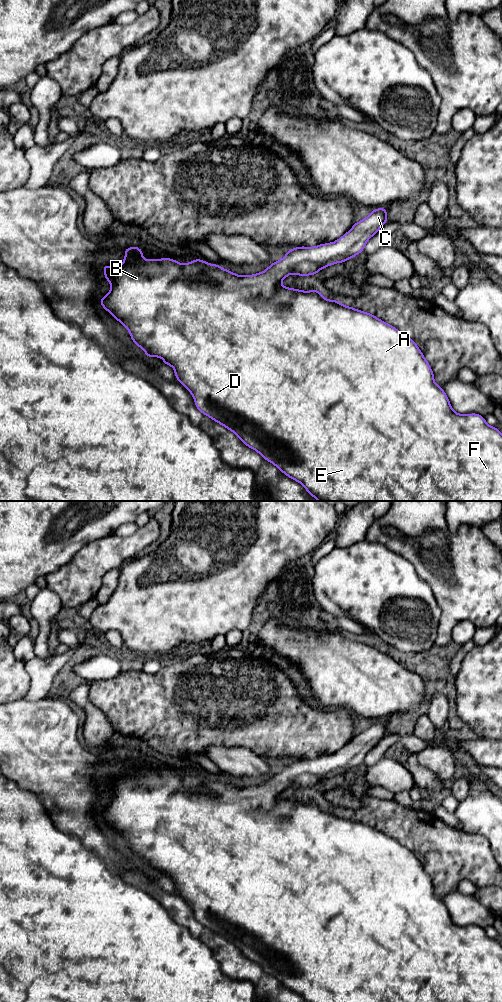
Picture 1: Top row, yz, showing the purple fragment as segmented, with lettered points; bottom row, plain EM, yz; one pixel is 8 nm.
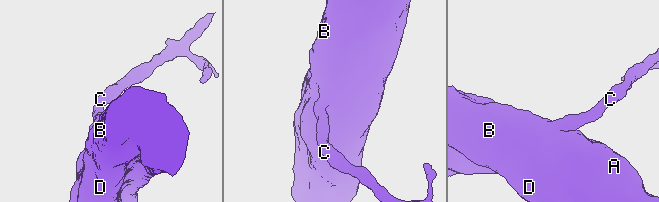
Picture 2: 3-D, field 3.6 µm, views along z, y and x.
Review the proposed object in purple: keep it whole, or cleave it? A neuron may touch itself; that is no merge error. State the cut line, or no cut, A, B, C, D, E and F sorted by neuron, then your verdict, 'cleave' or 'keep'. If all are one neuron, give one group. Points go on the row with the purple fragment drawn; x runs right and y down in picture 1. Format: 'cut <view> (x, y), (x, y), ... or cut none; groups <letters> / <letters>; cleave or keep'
cut none; groups A B C D E F; keep

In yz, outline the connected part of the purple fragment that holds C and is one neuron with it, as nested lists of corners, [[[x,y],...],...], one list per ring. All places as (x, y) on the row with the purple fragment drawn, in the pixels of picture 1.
[[[376,208],[366,218],[362,219],[360,222],[355,222],[353,227],[335,242],[320,244],[315,247],[301,246],[289,249],[281,260],[271,263],[263,272],[247,276],[236,275],[234,272],[223,269],[220,265],[210,264],[199,258],[185,264],[180,264],[178,261],[166,257],[156,260],[144,260],[142,258],[144,251],[139,247],[125,247],[125,257],[122,265],[116,267],[103,265],[103,273],[105,279],[111,285],[111,290],[106,296],[98,300],[98,302],[107,312],[111,313],[117,321],[123,324],[129,331],[132,341],[136,346],[141,347],[143,352],[145,352],[150,359],[153,357],[160,357],[163,359],[164,365],[173,367],[175,378],[192,394],[195,406],[201,413],[232,431],[246,446],[257,451],[266,461],[274,464],[286,476],[302,484],[308,494],[318,501],[502,501],[502,433],[497,427],[488,425],[485,421],[485,417],[477,413],[457,414],[452,409],[446,393],[442,387],[438,386],[434,381],[434,373],[432,372],[430,364],[423,356],[423,353],[417,344],[408,335],[401,333],[392,325],[385,323],[370,313],[357,310],[354,307],[347,307],[341,304],[338,300],[325,299],[319,290],[302,291],[281,285],[281,281],[290,274],[299,276],[315,275],[322,268],[327,268],[330,265],[352,259],[354,256],[364,251],[367,241],[387,222],[387,208]]]

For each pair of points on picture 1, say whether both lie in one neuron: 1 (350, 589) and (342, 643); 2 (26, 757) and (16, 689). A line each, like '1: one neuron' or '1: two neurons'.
1: two neurons
2: two neurons

